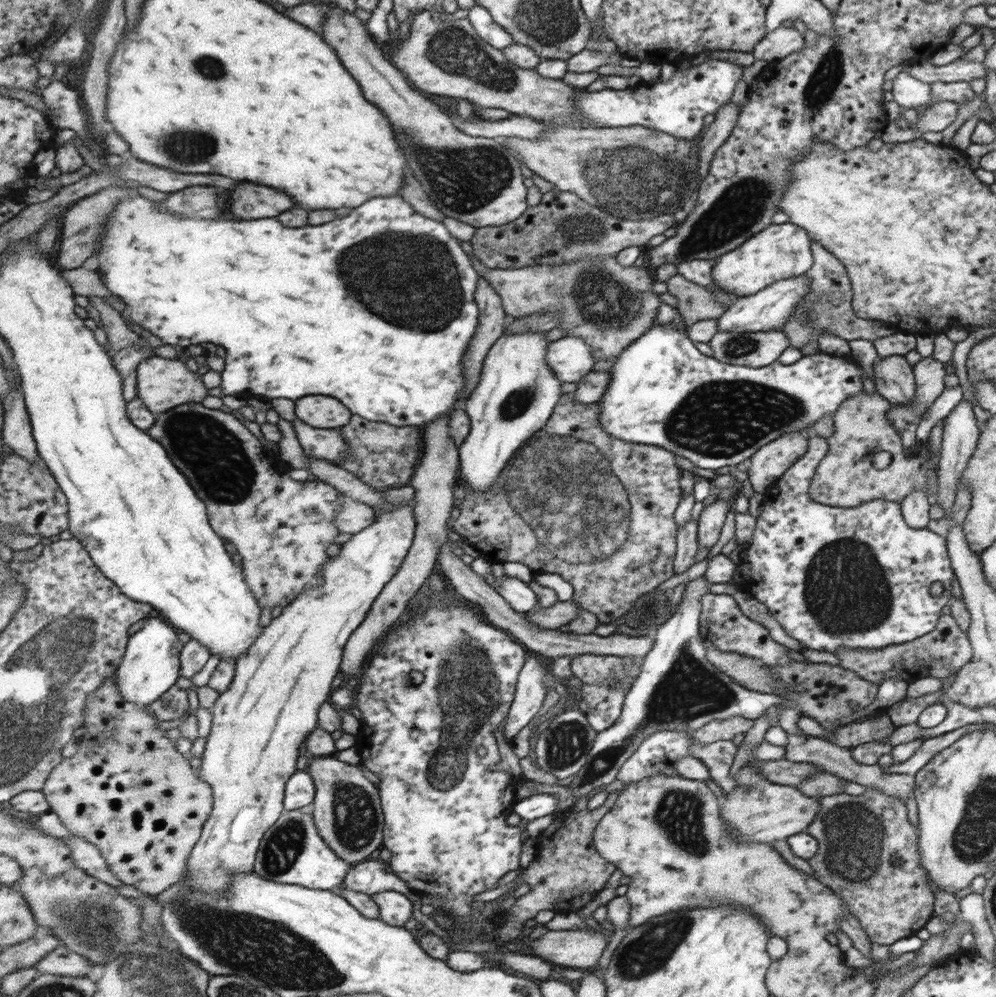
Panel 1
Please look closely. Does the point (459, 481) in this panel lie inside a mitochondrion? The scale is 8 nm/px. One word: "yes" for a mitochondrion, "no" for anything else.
no

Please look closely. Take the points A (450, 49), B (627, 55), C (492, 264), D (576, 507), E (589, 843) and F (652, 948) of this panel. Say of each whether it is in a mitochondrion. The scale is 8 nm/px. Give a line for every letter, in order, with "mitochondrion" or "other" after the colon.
A: mitochondrion
B: other
C: other
D: mitochondrion
E: other
F: mitochondrion

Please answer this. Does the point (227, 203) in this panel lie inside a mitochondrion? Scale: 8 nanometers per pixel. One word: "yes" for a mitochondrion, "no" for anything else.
no

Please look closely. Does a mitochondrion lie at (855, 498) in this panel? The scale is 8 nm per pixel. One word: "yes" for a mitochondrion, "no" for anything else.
no

